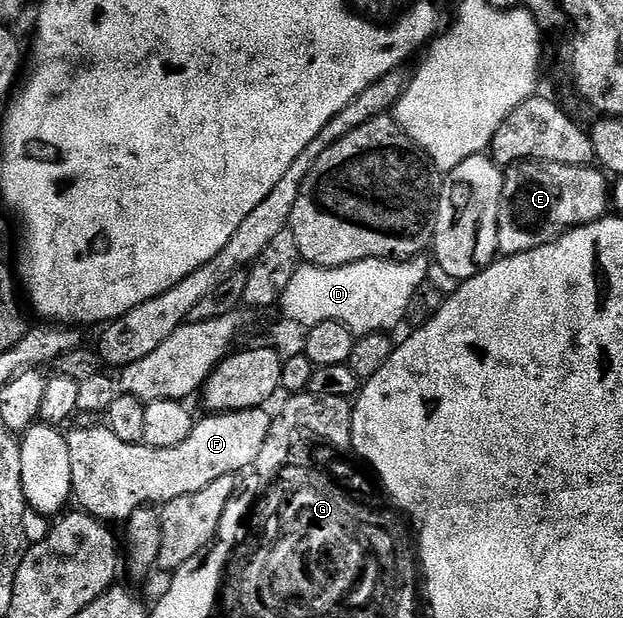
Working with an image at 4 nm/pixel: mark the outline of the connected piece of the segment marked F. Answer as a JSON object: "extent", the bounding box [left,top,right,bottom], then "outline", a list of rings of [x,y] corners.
{"extent":[66,409,273,524],"outline":[[[266,409],[238,410],[228,414],[212,413],[211,418],[199,418],[195,427],[189,432],[189,440],[181,440],[177,448],[153,448],[137,442],[126,442],[113,436],[106,424],[95,427],[68,429],[66,438],[69,446],[70,467],[72,468],[72,495],[79,501],[80,511],[92,514],[104,524],[111,522],[126,523],[133,512],[142,506],[166,504],[181,496],[189,496],[193,492],[201,492],[201,488],[209,488],[213,480],[230,474],[242,475],[242,470],[250,471],[255,465],[257,456],[261,456],[261,447],[265,444],[265,436],[269,436],[269,428],[273,421]]]}

